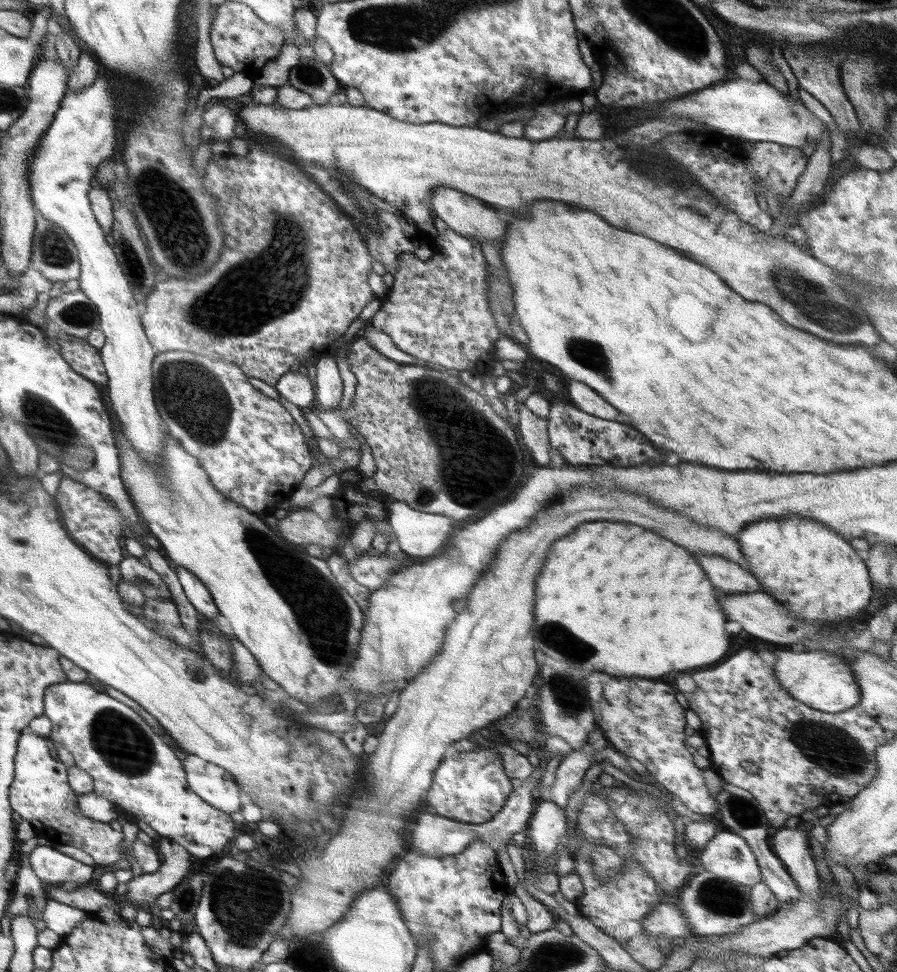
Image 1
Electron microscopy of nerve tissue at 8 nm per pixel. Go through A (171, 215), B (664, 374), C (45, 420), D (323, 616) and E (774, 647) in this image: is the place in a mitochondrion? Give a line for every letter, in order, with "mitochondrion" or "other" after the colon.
A: mitochondrion
B: other
C: mitochondrion
D: mitochondrion
E: other

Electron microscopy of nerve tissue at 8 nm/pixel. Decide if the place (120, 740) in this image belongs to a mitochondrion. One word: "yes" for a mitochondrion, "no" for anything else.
yes

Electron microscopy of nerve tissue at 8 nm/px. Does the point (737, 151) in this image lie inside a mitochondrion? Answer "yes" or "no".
no

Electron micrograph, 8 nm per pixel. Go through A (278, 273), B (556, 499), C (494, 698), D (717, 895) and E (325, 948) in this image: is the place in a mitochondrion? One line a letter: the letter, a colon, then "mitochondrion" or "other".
A: mitochondrion
B: other
C: other
D: mitochondrion
E: other

